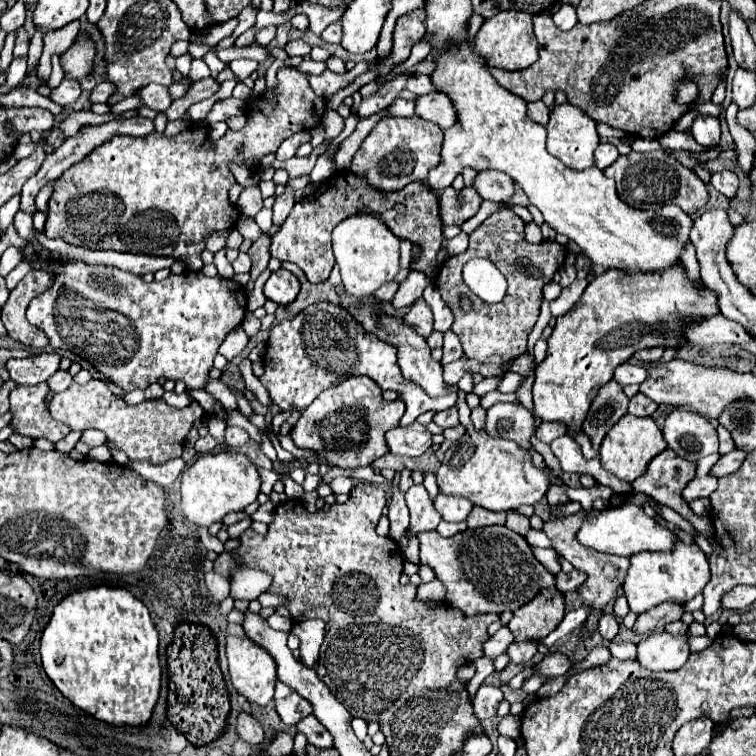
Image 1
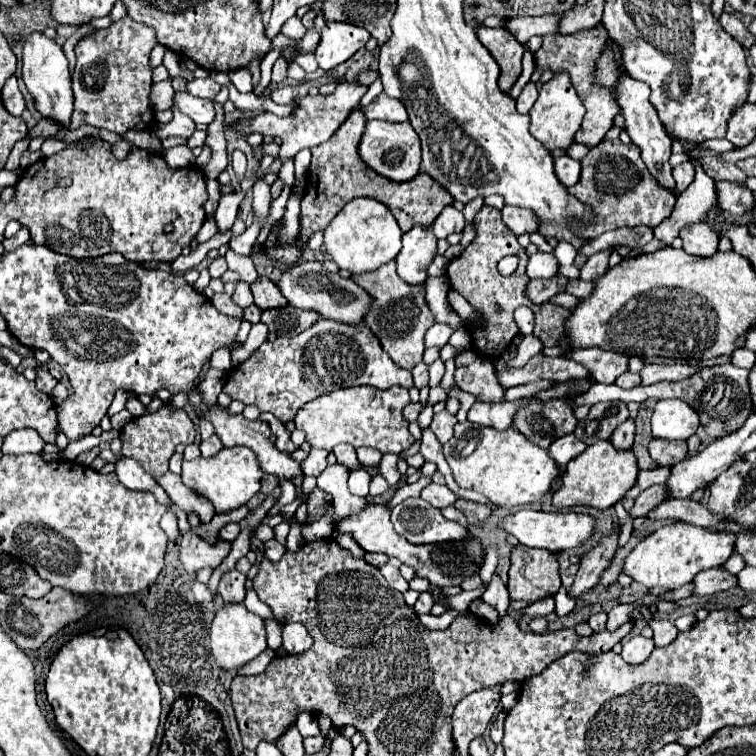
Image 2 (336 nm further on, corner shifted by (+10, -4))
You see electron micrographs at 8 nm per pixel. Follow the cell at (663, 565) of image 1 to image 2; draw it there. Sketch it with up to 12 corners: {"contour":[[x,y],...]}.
{"contour":[[684,521],[638,543],[624,573],[678,589],[724,565],[732,533]]}

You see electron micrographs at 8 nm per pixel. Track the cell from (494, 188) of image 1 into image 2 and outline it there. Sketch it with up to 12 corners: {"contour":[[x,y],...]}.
{"contour":[[512,205],[502,209],[502,221],[516,233],[540,227],[530,209]]}

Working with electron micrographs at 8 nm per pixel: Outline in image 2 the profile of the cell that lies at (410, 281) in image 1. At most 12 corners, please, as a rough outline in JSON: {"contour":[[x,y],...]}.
{"contour":[[416,225],[402,237],[398,275],[424,283],[438,255],[436,237]]}

